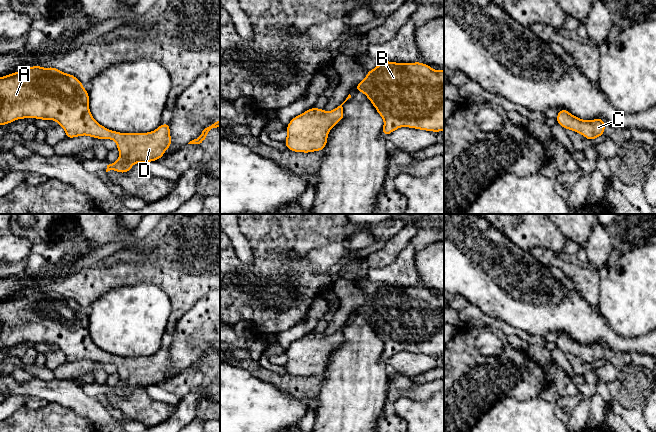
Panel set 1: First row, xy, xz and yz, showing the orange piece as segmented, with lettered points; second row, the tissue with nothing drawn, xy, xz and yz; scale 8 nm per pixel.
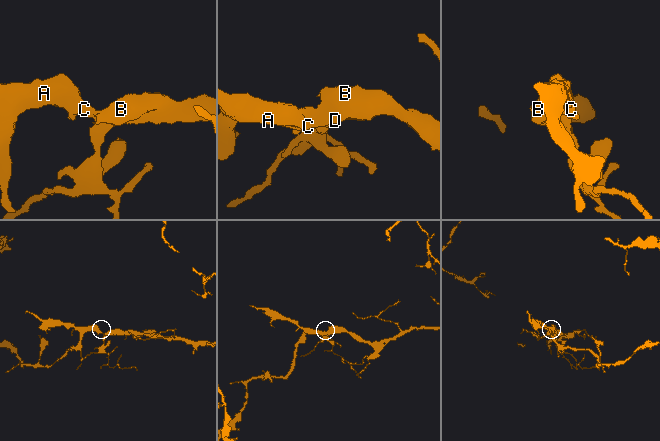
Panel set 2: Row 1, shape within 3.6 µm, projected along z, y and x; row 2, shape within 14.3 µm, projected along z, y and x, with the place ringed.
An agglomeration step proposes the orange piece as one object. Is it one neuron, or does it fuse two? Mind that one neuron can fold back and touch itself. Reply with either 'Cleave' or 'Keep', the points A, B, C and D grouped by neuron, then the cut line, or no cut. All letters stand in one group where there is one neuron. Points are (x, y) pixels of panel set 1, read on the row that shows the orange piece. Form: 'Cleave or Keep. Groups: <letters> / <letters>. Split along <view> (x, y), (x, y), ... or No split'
Keep. Groups: A B C D. No split

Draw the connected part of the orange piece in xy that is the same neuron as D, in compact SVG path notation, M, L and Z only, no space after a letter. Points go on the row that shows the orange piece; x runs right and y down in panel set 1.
M34 65L0 77L0 125L7 125L18 119L35 118L53 120L65 130L66 138L87 135L96 139L110 139L117 144L119 158L107 165L106 172L115 170L129 172L135 163L146 164L164 156L171 146L170 123L162 123L156 130L147 133L120 133L100 125L89 109L89 92L74 75L55 67L43 68Z

